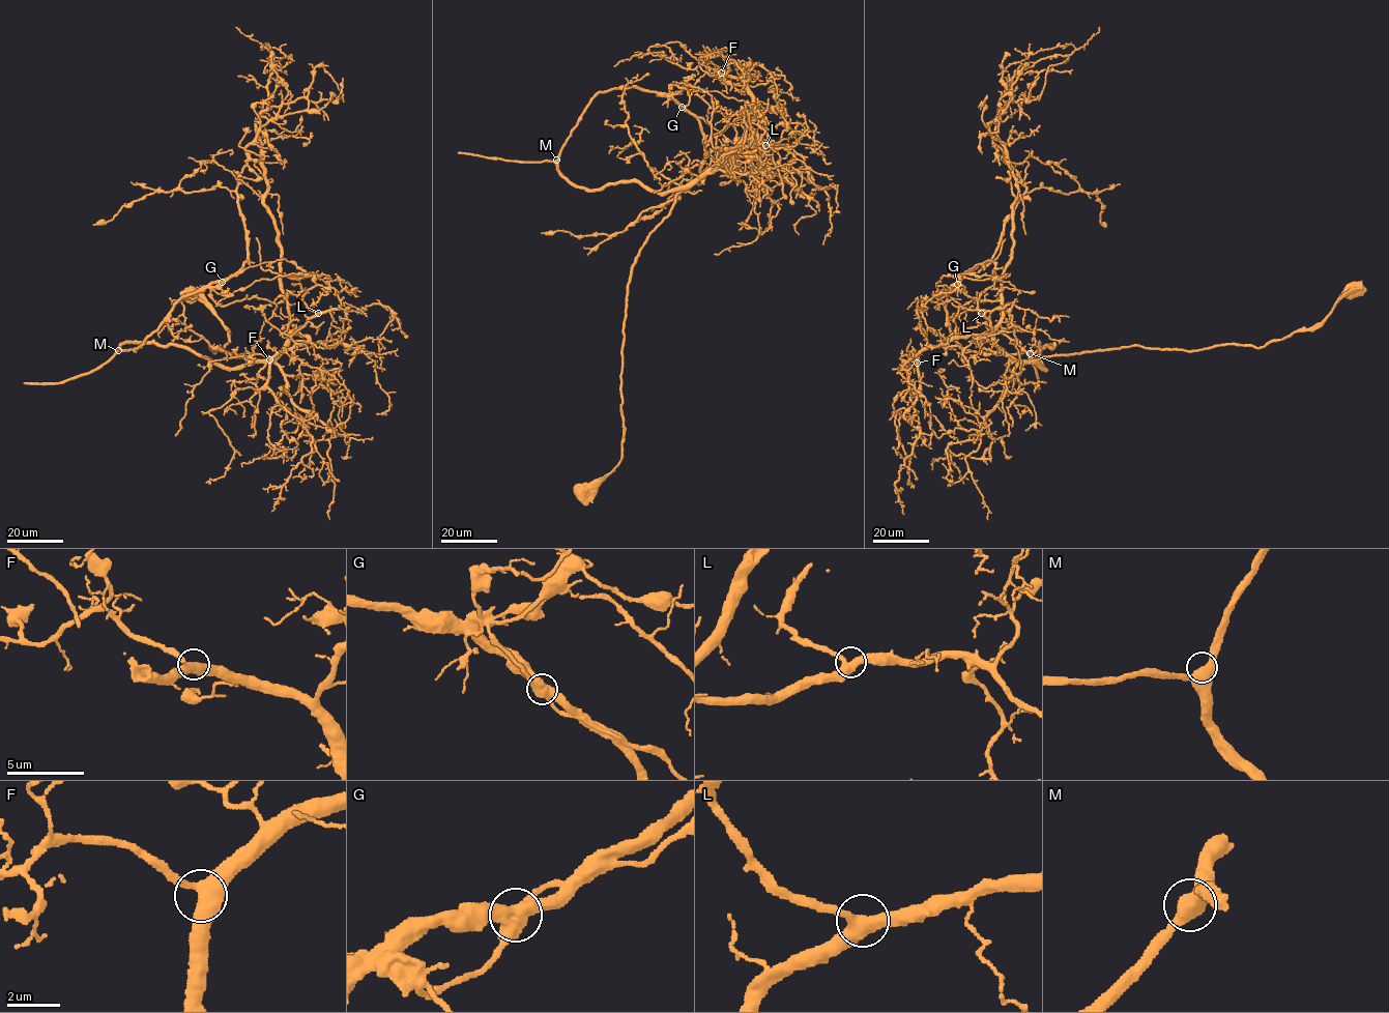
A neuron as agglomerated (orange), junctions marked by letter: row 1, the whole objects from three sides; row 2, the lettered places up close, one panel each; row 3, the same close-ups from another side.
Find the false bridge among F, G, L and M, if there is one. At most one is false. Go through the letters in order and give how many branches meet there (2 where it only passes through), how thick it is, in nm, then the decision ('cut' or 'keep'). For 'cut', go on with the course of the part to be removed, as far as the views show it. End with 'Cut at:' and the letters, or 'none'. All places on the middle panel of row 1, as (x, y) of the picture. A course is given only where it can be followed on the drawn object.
F: branches 3; calibre 460 nm; keep
G: branches 3; calibre 550 nm; cut; course (682, 107), (701, 117), (749, 156), (756, 154), (745, 128), (739, 123), (729, 124), (717, 138), (713, 160)
L: branches 3; calibre 420 nm; keep
M: branches 3; calibre 460 nm; keep
Cut at: G

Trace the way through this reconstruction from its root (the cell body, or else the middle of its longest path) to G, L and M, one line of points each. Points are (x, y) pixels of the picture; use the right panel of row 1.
G: (1353, 290), (1313, 326), (1259, 347), (1035, 360), (996, 344), (999, 300), (937, 309), (957, 284)
L: (1353, 290), (1313, 326), (1259, 347), (1131, 345), (1020, 360), (996, 344), (981, 313)
M: (1353, 290), (1313, 326), (1259, 347), (1131, 345), (1043, 356), (1045, 369), (1041, 351), (1053, 345), (1030, 353)

